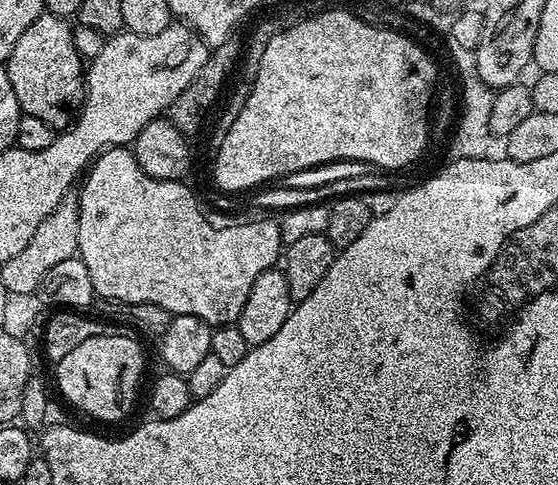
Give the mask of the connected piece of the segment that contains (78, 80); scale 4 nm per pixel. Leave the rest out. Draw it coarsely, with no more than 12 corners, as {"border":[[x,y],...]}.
{"border":[[39,16],[6,62],[21,113],[57,130],[84,102],[73,25]]}

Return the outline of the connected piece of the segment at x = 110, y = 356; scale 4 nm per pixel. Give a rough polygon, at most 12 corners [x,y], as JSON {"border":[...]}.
{"border":[[135,335],[89,338],[55,361],[78,411],[120,420],[136,400]]}

